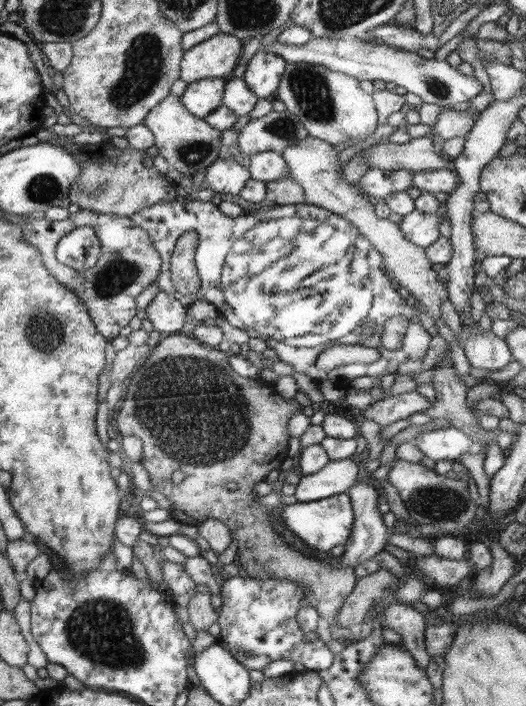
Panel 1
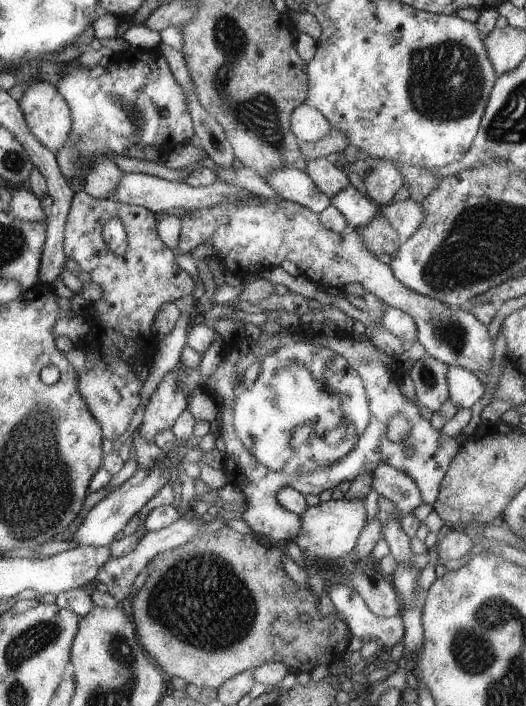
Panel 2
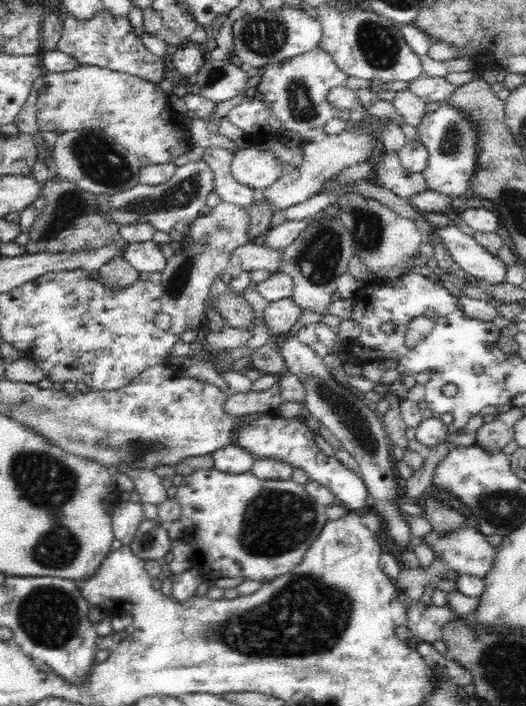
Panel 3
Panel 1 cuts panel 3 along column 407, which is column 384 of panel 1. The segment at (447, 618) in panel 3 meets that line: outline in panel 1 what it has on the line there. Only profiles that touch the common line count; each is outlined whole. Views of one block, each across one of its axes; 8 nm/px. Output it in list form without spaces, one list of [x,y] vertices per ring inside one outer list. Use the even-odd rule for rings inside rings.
[[[394,603],[384,608],[382,617],[382,628],[390,627],[401,635],[401,643],[416,658],[416,665],[426,670],[431,656],[424,647],[425,631],[430,621],[414,607],[404,603]]]

